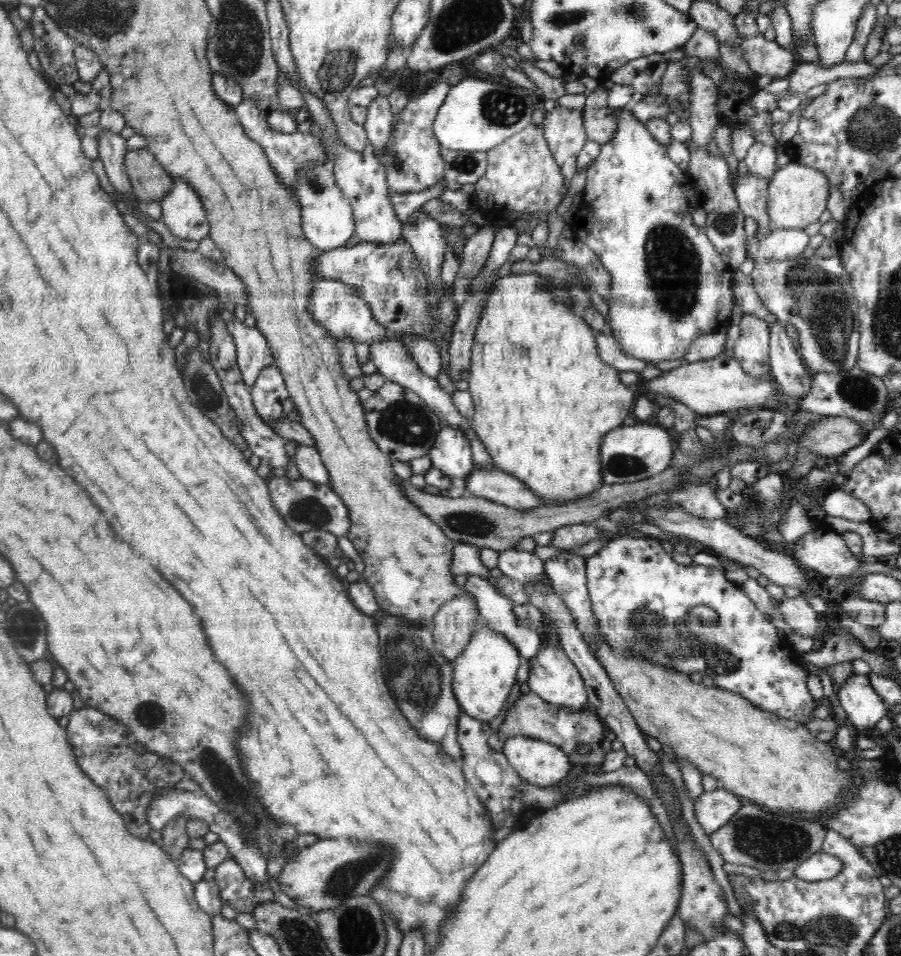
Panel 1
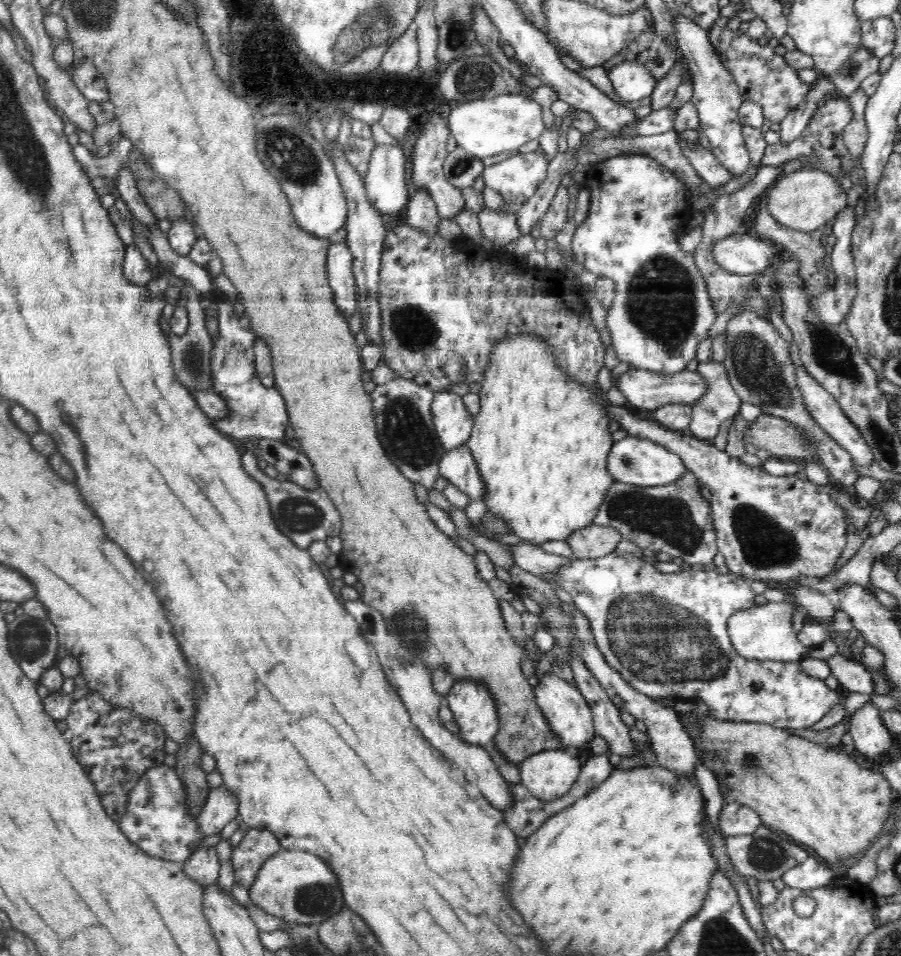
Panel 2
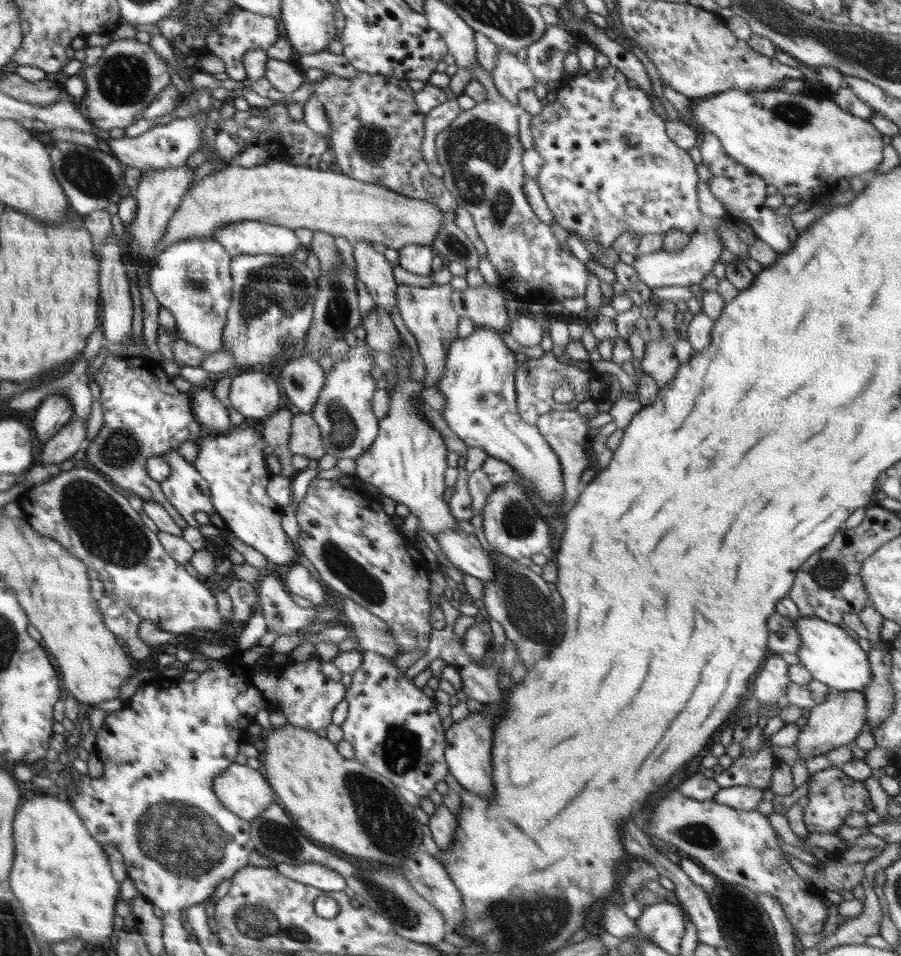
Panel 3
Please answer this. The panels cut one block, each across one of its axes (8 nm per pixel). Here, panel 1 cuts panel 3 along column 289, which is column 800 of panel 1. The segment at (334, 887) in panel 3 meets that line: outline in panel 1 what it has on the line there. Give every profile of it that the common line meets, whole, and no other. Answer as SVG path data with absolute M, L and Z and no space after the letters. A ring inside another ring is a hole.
M824 851L812 854L808 860L799 864L793 874L808 882L816 882L817 880L829 879L838 874L842 870L842 860L832 854L824 853Z

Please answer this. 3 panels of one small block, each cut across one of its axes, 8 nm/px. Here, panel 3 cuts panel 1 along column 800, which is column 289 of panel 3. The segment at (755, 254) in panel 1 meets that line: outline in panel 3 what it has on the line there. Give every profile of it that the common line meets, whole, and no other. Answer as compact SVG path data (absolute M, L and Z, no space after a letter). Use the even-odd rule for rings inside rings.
M240 220L218 227L213 232L213 239L222 244L232 258L244 254L284 256L301 248L294 230L254 220Z

